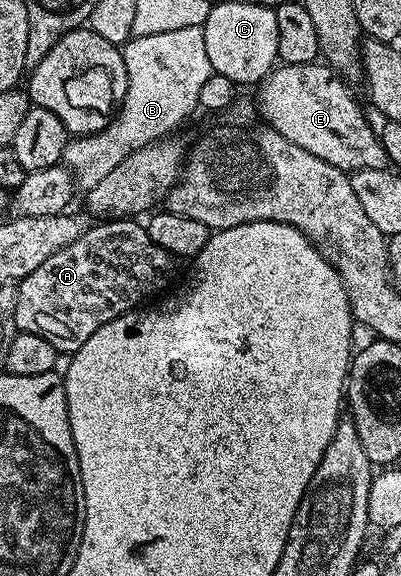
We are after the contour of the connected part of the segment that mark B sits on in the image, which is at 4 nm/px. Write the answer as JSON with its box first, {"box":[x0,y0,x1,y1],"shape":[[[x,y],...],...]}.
{"box":[62,27,212,189],"shape":[[[202,27],[189,29],[169,29],[169,33],[149,33],[135,35],[122,44],[123,60],[127,70],[127,92],[123,98],[123,106],[103,131],[96,135],[85,135],[72,138],[63,150],[62,162],[68,171],[73,173],[76,184],[83,189],[90,189],[101,181],[108,173],[113,173],[121,161],[131,152],[141,149],[147,143],[170,136],[174,127],[179,127],[199,107],[201,88],[209,81],[212,69],[209,65],[209,53],[205,53],[205,33]]]}

